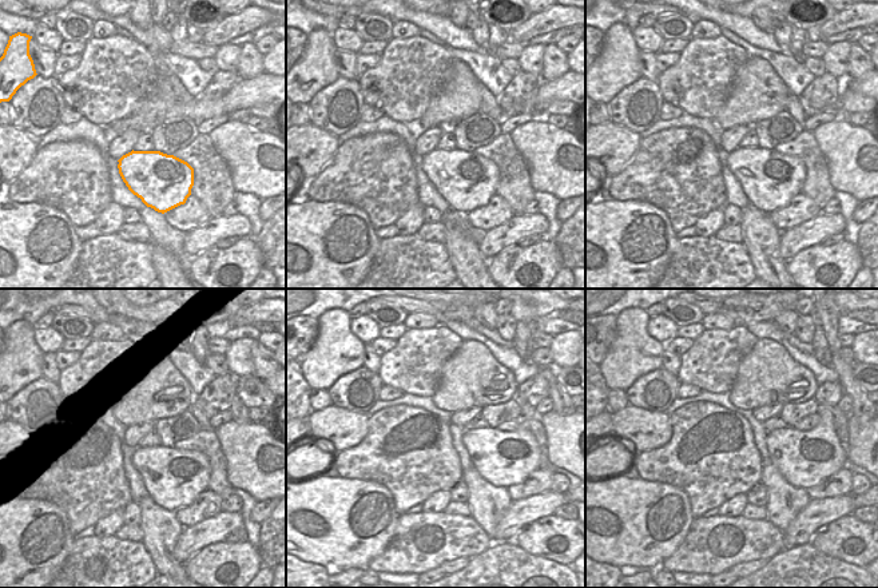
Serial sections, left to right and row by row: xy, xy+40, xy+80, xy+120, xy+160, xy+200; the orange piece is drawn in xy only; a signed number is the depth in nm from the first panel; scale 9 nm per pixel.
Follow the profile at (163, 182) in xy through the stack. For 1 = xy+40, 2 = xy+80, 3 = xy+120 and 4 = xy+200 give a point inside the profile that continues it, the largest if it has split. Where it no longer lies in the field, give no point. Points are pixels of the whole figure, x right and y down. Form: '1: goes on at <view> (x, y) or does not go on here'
1: goes on at xy+40 (467, 181)
2: goes on at xy+80 (770, 181)
3: goes on at xy+120 (173, 477)
4: goes on at xy+200 (805, 459)

